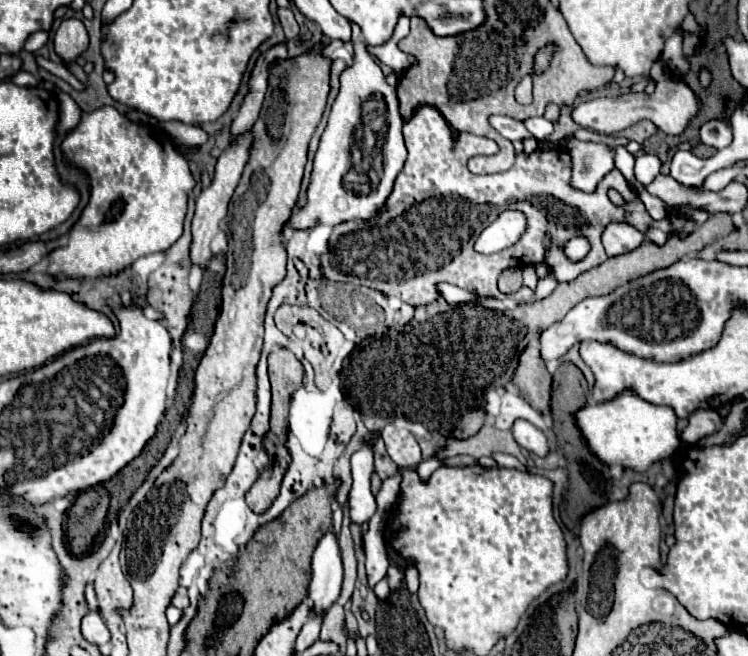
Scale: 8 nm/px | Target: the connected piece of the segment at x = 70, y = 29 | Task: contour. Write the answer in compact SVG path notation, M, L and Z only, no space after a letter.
M73 18L63 20L53 38L55 52L67 68L71 66L73 60L77 60L77 56L81 56L81 52L87 48L87 44L89 44L89 38L87 38L87 30L85 30L83 22L73 20Z

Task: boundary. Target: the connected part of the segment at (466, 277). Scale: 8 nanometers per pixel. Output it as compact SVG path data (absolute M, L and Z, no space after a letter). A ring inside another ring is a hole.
M433 106L417 108L413 118L403 124L403 136L409 156L395 178L385 208L371 220L349 220L333 226L329 242L333 266L343 274L351 274L351 284L397 296L411 306L425 306L437 300L439 292L435 290L435 282L453 282L481 298L503 300L505 296L497 290L501 270L539 264L545 262L545 258L567 258L563 254L565 244L573 236L583 236L589 240L591 250L583 260L569 260L569 280L575 280L581 272L605 262L601 230L611 220L625 220L625 216L641 232L645 232L647 226L657 226L667 234L677 232L679 236L693 230L693 222L679 216L653 222L617 168L597 184L595 192L575 190L571 186L571 158L553 148L537 148L531 154L523 150L509 170L475 176L467 170L467 160L477 154L495 154L497 144L467 132L455 138L447 120ZM607 188L619 190L621 196L625 196L625 206L611 204ZM503 210L523 212L527 220L525 232L517 244L507 250L497 254L475 252L473 244L481 230L497 220ZM547 236L551 238L549 250L545 248Z

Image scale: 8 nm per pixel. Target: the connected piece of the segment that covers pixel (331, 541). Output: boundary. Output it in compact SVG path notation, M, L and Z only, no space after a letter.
M325 534L313 554L313 578L307 596L313 598L313 612L327 612L339 592L343 582L343 564L339 558L339 542L333 534Z

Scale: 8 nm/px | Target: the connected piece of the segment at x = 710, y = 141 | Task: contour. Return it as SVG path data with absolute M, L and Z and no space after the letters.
M711 120L701 126L701 142L707 146L725 148L731 142L731 130L721 120Z

